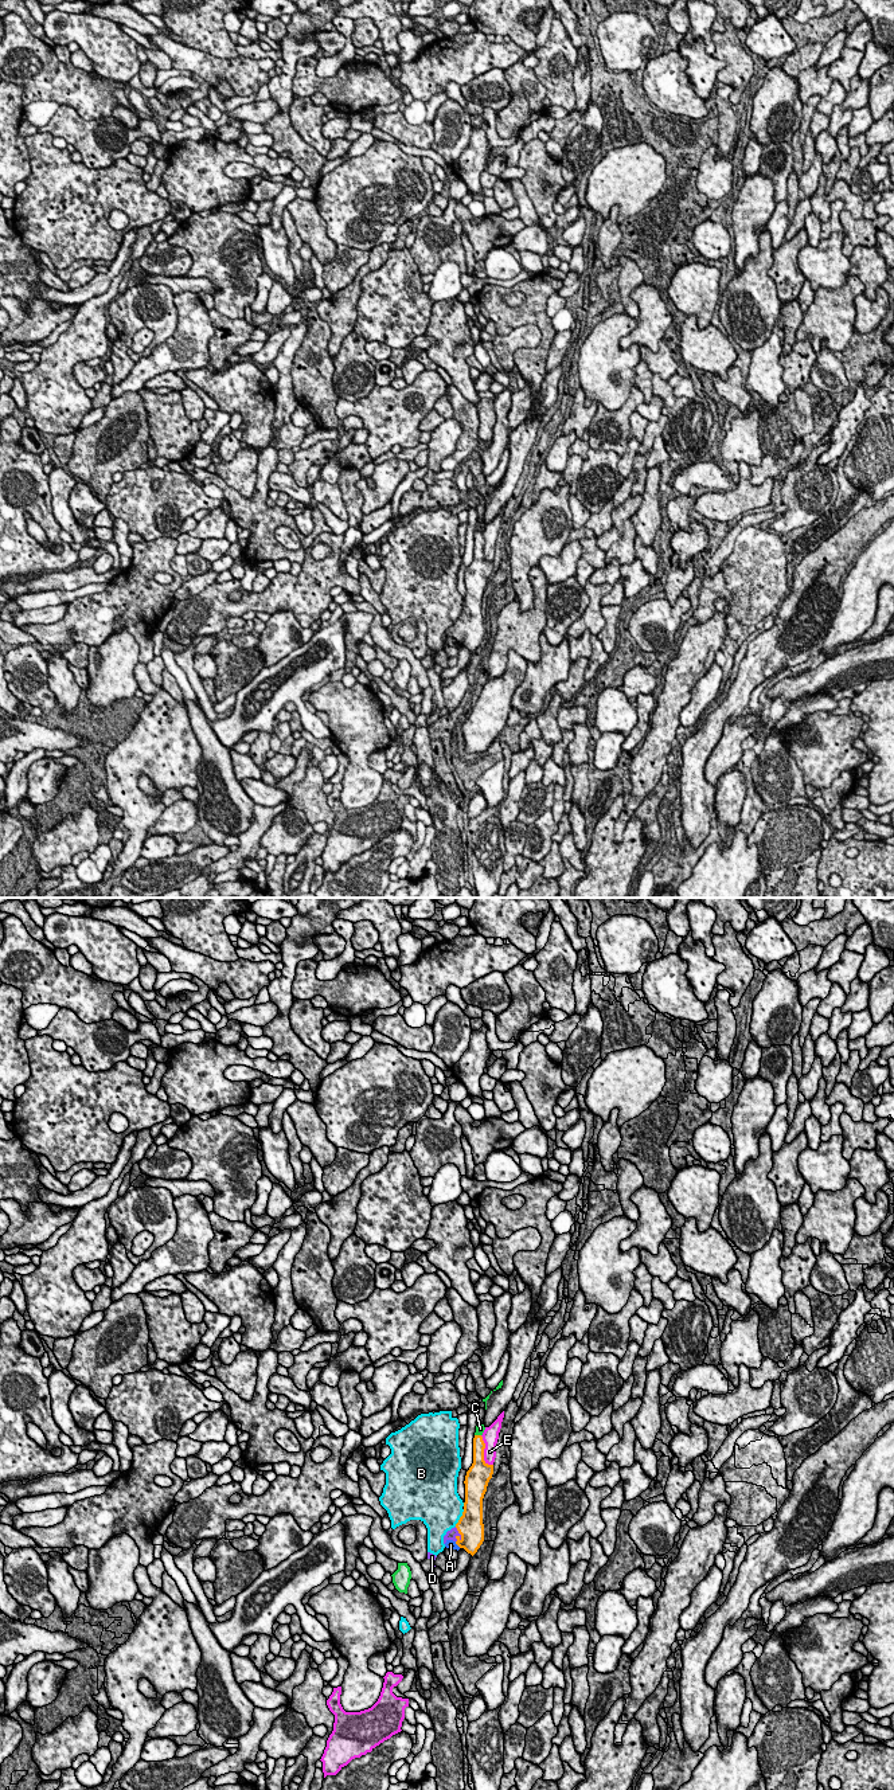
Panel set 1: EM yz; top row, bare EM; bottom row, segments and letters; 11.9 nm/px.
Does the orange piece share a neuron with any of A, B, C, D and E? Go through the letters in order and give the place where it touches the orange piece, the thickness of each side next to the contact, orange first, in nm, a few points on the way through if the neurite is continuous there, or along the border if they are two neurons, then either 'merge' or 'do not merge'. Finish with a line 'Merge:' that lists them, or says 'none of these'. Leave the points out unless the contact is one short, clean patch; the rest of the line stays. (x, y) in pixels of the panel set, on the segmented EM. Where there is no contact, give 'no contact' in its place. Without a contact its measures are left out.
A: contact yz (457, 1544); calibres 300 and 120 nm; border yz (455, 1542), (460, 1547); do not merge
B: contact yz (460, 1517); calibres 300 and 480 nm; do not merge
C: contact yz (477, 1435); calibres 140 and 100 nm; do not merge
D: contact yz (459, 1536); calibres 300 and 130 nm; way yz (471, 1527), (459, 1536), (451, 1535); merge
E: contact yz (483, 1452); calibres 260 and 190 nm; do not merge
Merge: D

